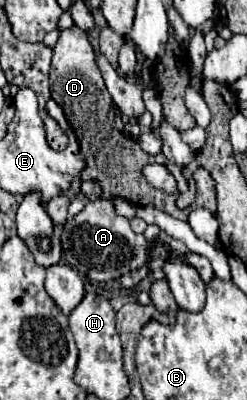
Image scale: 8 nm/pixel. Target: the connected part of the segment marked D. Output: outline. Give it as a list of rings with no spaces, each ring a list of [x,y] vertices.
[[[73,25],[71,29],[63,29],[57,45],[53,47],[51,97],[63,107],[71,125],[77,129],[81,151],[83,151],[83,157],[85,157],[85,163],[87,163],[87,169],[81,175],[83,181],[97,179],[101,183],[103,191],[105,191],[105,197],[119,195],[119,197],[125,197],[125,199],[133,201],[135,205],[153,205],[159,211],[165,211],[175,219],[187,221],[191,211],[189,209],[179,211],[179,207],[175,205],[177,195],[167,195],[167,193],[151,187],[141,175],[143,165],[165,163],[175,173],[175,177],[179,181],[179,191],[187,191],[187,181],[181,173],[181,167],[173,165],[163,155],[153,157],[153,155],[143,153],[135,139],[131,139],[127,135],[121,135],[113,127],[113,123],[115,123],[113,107],[115,105],[111,101],[111,95],[107,93],[107,87],[105,87],[103,77],[99,73],[99,67],[95,63],[95,51],[93,51],[93,45],[89,41],[89,35],[87,35],[87,31],[79,29],[77,25]]]

